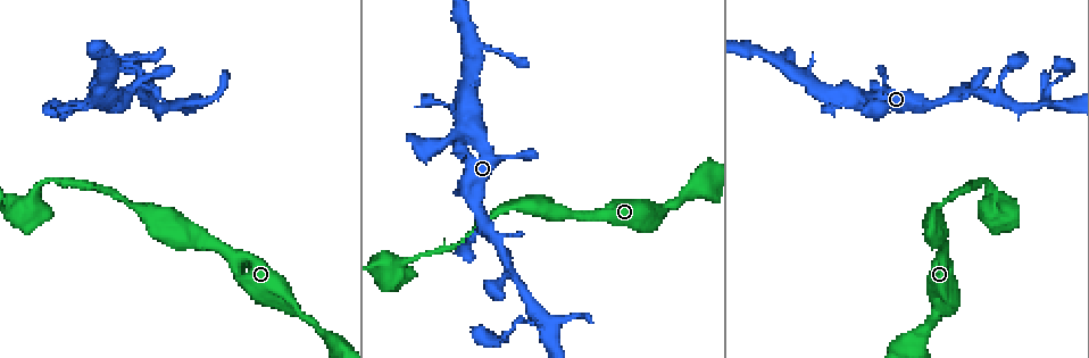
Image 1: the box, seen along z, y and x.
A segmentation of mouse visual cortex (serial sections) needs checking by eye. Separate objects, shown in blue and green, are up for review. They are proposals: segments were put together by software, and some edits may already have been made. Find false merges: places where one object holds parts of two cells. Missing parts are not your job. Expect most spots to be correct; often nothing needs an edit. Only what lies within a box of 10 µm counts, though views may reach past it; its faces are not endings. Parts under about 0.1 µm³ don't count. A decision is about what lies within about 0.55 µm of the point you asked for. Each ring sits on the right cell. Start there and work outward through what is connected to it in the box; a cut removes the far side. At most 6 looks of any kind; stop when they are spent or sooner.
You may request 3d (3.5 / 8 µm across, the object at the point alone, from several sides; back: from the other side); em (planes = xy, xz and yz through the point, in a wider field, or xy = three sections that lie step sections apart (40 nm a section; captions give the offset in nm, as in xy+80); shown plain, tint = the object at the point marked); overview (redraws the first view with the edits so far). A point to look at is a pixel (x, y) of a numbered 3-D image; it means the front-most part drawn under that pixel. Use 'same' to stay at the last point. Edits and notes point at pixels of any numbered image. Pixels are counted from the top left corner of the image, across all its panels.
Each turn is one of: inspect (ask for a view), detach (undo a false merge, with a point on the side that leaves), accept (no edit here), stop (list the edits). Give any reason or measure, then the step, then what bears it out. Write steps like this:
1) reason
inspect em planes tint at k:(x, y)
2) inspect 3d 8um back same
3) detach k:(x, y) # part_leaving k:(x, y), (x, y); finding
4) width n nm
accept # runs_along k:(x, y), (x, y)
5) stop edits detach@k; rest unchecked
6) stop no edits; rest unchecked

thick turns thin
inspect 3d 3.5um at 1:(285, 298)

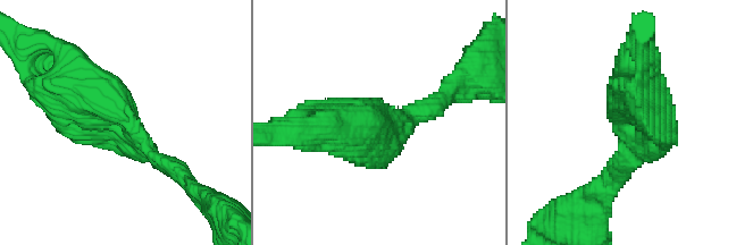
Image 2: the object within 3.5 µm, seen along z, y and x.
arm_widths 200, 700 nm; now the EM
inspect em xy step 3 tint at 2:(125, 130)

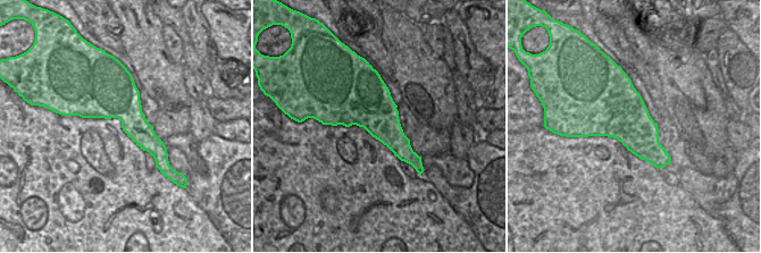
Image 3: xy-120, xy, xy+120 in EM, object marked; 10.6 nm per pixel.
accept # runs_along 2:(74, 76), (153, 157), (178, 170); one cell here

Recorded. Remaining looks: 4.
sudden change in width
inspect 3d 8um at 1:(148, 211)

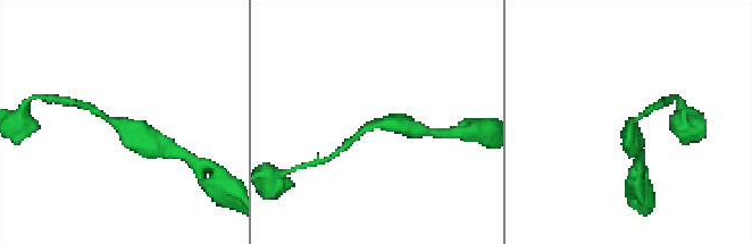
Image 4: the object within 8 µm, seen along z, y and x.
inspect 3d 3.5um same

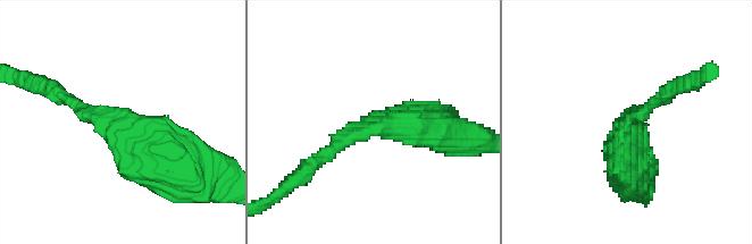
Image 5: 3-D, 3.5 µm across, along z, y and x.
arm_widths 200, 600 nm
accept # runs_along 5:(183, 170), (138, 132), (60, 97); continuous, no second cell

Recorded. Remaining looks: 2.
thick turns thin
inspect 3d 3.5um back at 1:(31, 199)

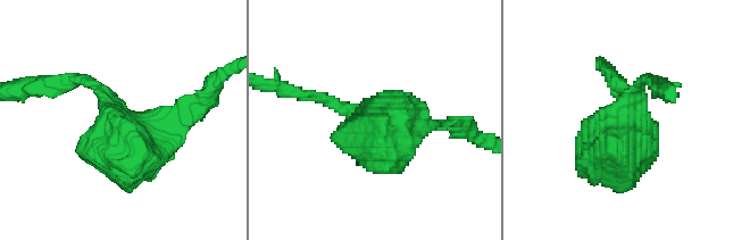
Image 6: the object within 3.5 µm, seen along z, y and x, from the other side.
inspect em xy step 2 tint at 6:(632, 119)

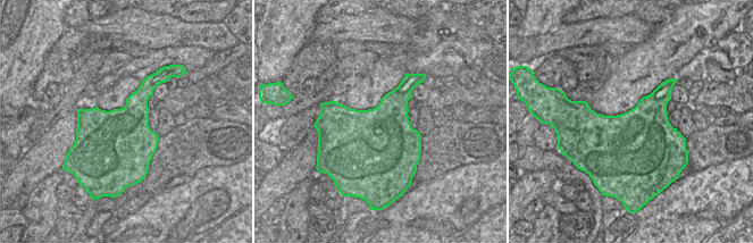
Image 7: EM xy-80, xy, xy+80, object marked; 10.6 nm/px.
accept # runs_along 6:(322, 97), (374, 114), (384, 164); one cell here

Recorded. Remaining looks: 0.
stop no edits; rest unchecked

